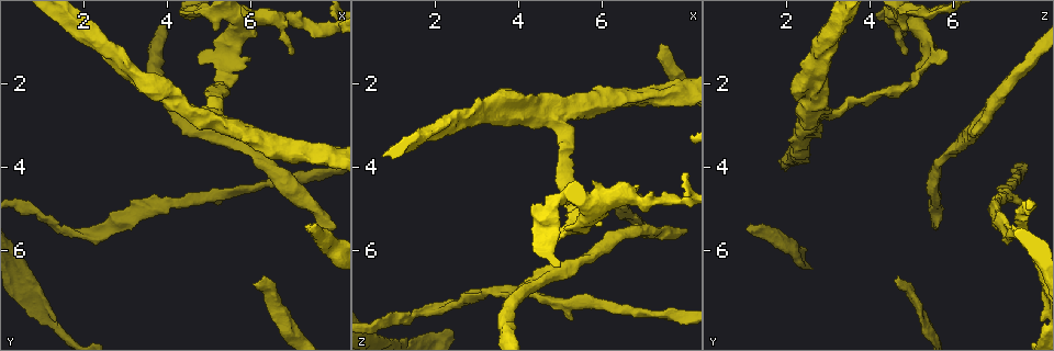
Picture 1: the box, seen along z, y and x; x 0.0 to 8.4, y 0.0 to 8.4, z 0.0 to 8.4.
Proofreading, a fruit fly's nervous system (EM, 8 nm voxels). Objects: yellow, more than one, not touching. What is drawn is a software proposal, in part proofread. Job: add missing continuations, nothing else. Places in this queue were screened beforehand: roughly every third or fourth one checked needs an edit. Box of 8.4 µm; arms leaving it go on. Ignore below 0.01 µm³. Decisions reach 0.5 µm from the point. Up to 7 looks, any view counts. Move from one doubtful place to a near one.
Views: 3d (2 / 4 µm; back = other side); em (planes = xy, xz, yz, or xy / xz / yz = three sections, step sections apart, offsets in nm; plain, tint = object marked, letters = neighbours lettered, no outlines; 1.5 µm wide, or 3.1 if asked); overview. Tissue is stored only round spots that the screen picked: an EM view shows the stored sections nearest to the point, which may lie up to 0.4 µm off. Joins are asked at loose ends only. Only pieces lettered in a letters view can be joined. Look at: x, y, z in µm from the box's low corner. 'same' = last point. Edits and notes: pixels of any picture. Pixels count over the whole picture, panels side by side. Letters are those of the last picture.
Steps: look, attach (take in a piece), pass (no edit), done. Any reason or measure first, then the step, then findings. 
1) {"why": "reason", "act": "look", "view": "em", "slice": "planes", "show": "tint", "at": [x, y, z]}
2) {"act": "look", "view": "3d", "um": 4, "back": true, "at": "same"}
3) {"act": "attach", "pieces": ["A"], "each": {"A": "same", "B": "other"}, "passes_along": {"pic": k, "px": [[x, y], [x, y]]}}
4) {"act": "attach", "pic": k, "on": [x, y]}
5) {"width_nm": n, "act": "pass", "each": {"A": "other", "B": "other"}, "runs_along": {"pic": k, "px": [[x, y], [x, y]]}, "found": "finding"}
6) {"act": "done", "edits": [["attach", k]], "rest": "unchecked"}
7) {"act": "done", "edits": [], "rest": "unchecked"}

{"why": "branch stops here", "act": "look", "view": "em", "slice": "yz", "step": 8, "show": "letters", "at": [7.40, 5.40, 1.05]}

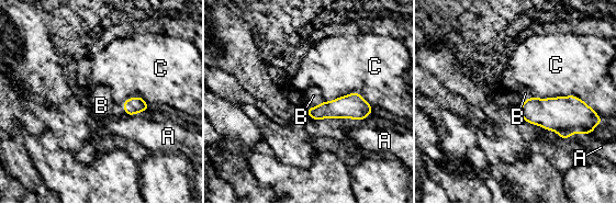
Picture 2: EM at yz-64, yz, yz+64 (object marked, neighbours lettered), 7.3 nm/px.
{"act": "look", "view": "em", "slice": "planes", "show": "letters", "at": "same"}

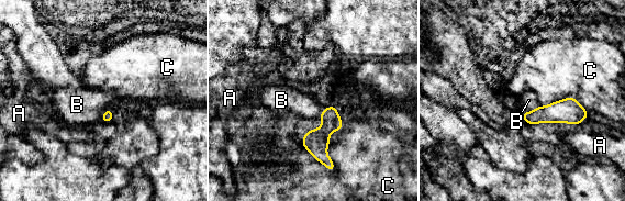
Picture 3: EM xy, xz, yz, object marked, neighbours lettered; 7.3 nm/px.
{"act": "attach", "pieces": ["B"], "each": {"A": "other", "B": "same", "C": "other"}, "passes_along": {"pic": 3, "px": [[564, 111], [529, 112], [528, 100]]}, "found": "the neuron continues"}

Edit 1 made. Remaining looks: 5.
{"act": "look", "view": "overview"}

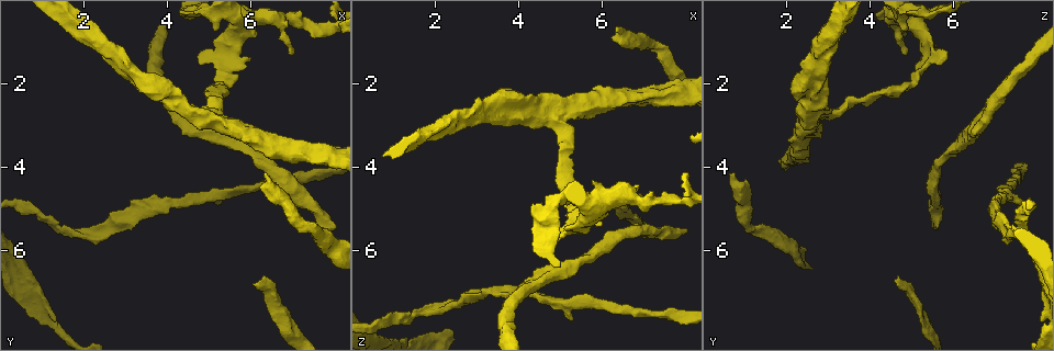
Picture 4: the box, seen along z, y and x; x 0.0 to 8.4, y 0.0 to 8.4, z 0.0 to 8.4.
{"why": "free end", "act": "look", "view": "em", "slice": "planes", "show": "letters", "at": [7.00, 1.30, 4.80]}

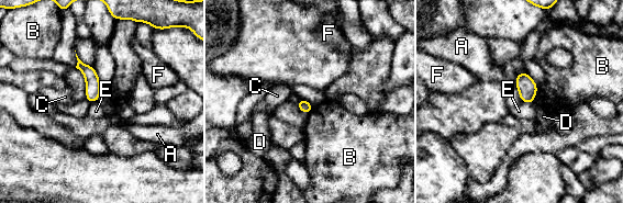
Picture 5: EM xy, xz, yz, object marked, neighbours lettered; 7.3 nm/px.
{"act": "pass", "each": {"A": "other", "B": "other", "C": "other", "D": "other", "E": "other", "F": "other"}, "border": {"pic": 5, "px": [[522, 101], [532, 103]]}, "found": "none of them fits"}

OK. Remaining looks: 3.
{"why": "branch stops here", "act": "look", "view": "3d", "um": 4, "at": [6.10, 6.80, 4.70]}

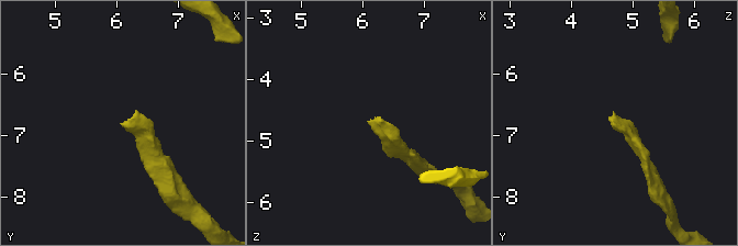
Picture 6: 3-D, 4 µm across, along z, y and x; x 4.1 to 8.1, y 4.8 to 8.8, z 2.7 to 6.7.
{"why": "now the EM", "act": "look", "view": "em", "slice": "planes", "show": "letters", "at": [6.15, 6.85, 4.65]}

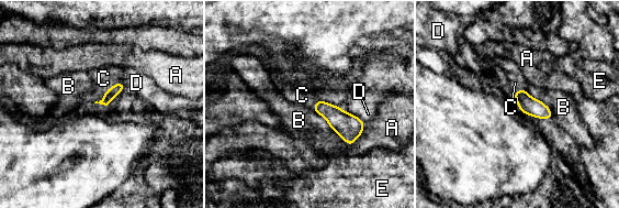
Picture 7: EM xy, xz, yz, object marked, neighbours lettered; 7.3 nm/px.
{"act": "attach", "pieces": ["C"], "each": {"A": "other", "B": "other", "C": "same", "D": "other", "E": "other"}, "passes_along": {"pic": 7, "px": [[115, 89], [105, 91], [103, 78]]}, "found": "the neuron continues"}

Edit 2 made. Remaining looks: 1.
{"act": "done", "edits": [["attach", 3], ["attach", 7]], "rest": "unchecked"}

